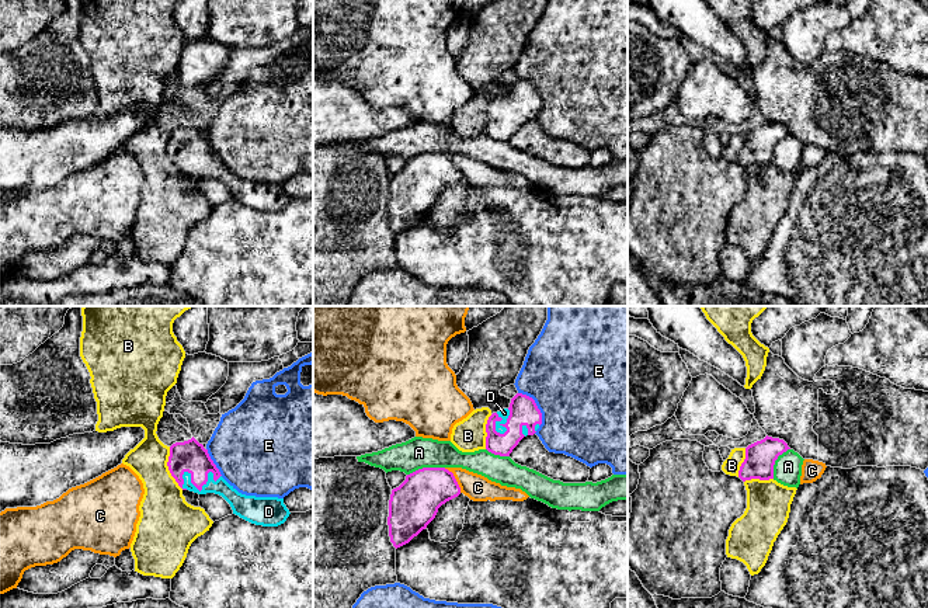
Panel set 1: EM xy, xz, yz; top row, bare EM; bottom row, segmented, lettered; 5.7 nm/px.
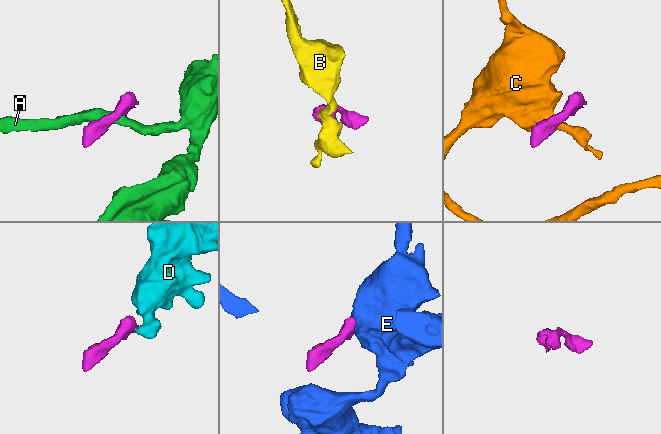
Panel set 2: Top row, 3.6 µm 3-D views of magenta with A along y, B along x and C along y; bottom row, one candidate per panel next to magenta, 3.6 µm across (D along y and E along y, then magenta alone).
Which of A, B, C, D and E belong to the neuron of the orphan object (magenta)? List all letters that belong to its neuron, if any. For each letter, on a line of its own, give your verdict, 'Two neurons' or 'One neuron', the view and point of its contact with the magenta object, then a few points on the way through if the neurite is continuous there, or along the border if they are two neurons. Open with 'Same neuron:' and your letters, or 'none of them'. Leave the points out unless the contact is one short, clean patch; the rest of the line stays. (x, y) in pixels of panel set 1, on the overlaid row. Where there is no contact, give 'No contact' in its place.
Same neuron: D
A: Two neurons. Touches magenta at xz (426, 468)
B: Two neurons. Touches magenta at xy (169, 468)
C: Two neurons. Touches magenta at xz (455, 479). Boundary: xz (444, 468), (452, 473), (461, 492)
D: One neuron. Touches magenta at xy (198, 489). Path across: xy (191, 457), (198, 489), (222, 487), (239, 503)
E: Two neurons. Touches magenta at xz (537, 406). Boundary: xz (518, 392), (534, 400), (541, 413), (539, 426)

